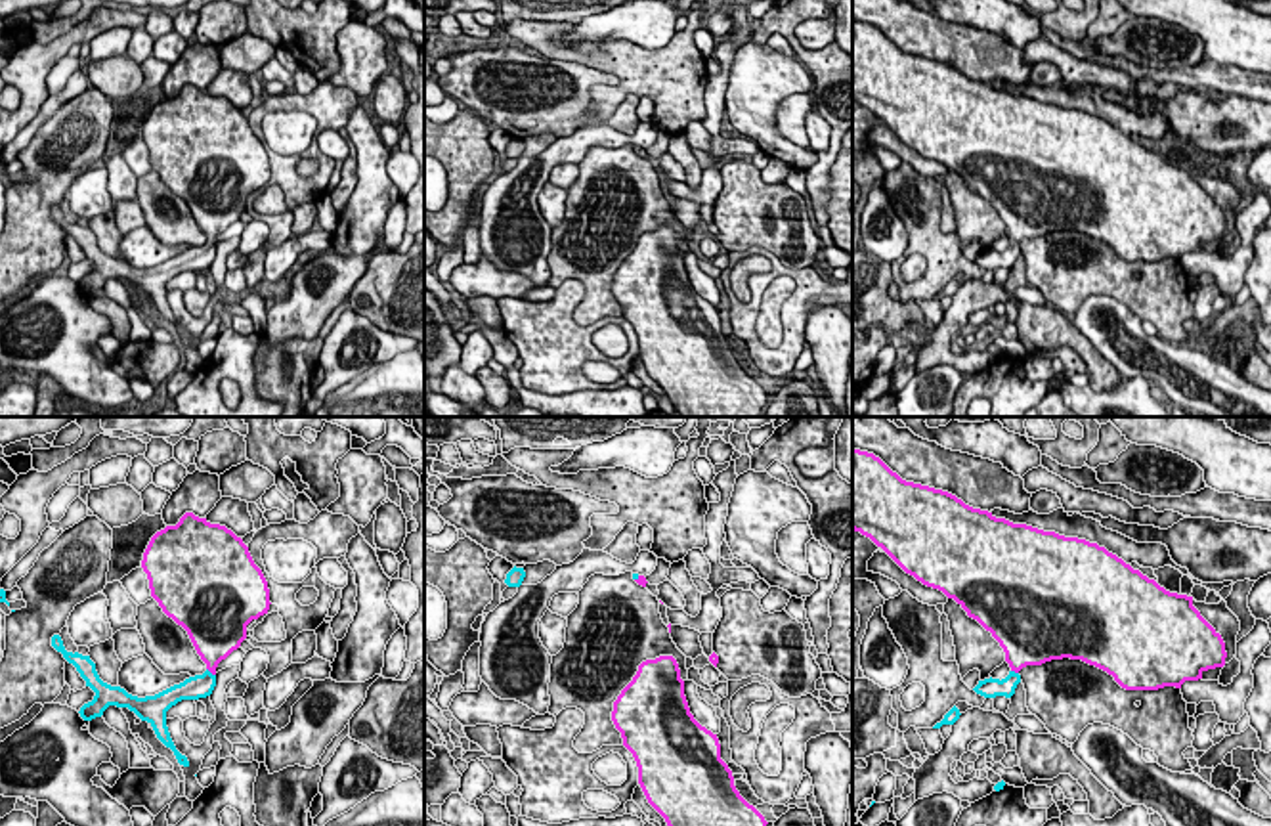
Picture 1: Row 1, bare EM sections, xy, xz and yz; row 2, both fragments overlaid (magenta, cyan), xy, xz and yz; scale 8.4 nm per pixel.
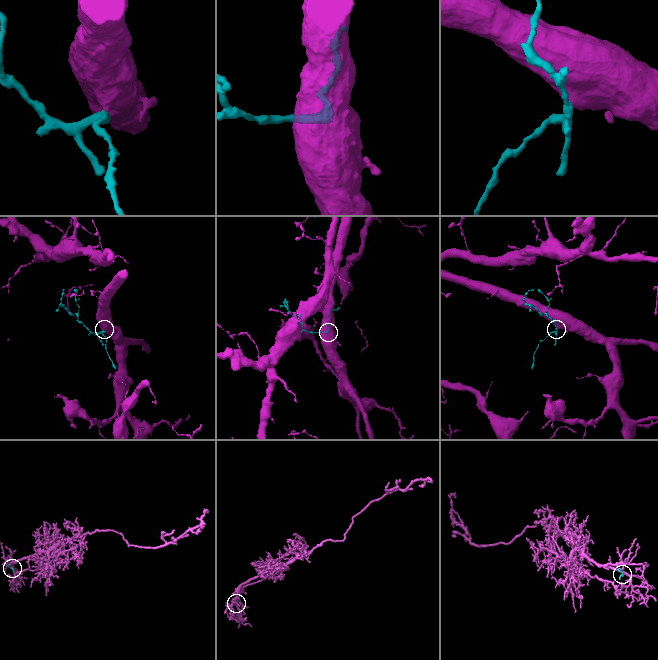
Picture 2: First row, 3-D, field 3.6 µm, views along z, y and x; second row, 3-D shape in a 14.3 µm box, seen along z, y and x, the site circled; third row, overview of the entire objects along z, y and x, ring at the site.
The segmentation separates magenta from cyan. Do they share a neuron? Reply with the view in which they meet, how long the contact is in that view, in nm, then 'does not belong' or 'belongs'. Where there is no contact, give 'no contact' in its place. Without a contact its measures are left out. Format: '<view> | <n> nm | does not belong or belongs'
xy | 110 nm | belongs

